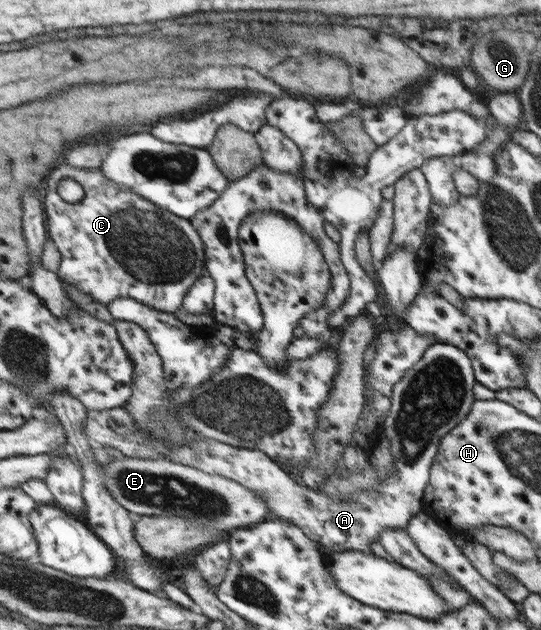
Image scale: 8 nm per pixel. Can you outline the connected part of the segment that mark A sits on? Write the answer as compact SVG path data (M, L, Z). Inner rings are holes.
M433 343L425 349L421 358L411 368L408 368L393 386L389 396L390 407L381 424L381 432L389 440L391 447L391 456L393 456L393 464L395 465L393 476L395 477L382 476L382 482L376 488L370 488L368 492L356 492L354 496L342 496L338 500L333 500L320 491L298 485L285 474L276 461L257 449L237 448L230 444L213 439L203 439L202 437L197 437L194 442L187 442L187 448L185 448L185 444L170 446L170 444L152 440L146 432L136 428L123 406L107 410L93 409L88 411L87 418L84 420L84 433L94 445L103 447L109 445L111 448L120 450L120 454L125 457L169 459L209 474L226 476L242 487L257 493L266 502L271 517L296 525L309 538L314 538L321 546L325 546L330 553L333 551L353 552L358 550L367 554L371 552L369 544L378 541L380 532L385 531L385 529L405 528L409 520L420 512L423 489L428 483L429 467L437 452L437 445L441 437L455 427L457 423L460 423L470 411L469 408L472 408L471 402L474 400L471 396L471 388L473 388L475 380L473 380L471 365L469 357L455 345Z

